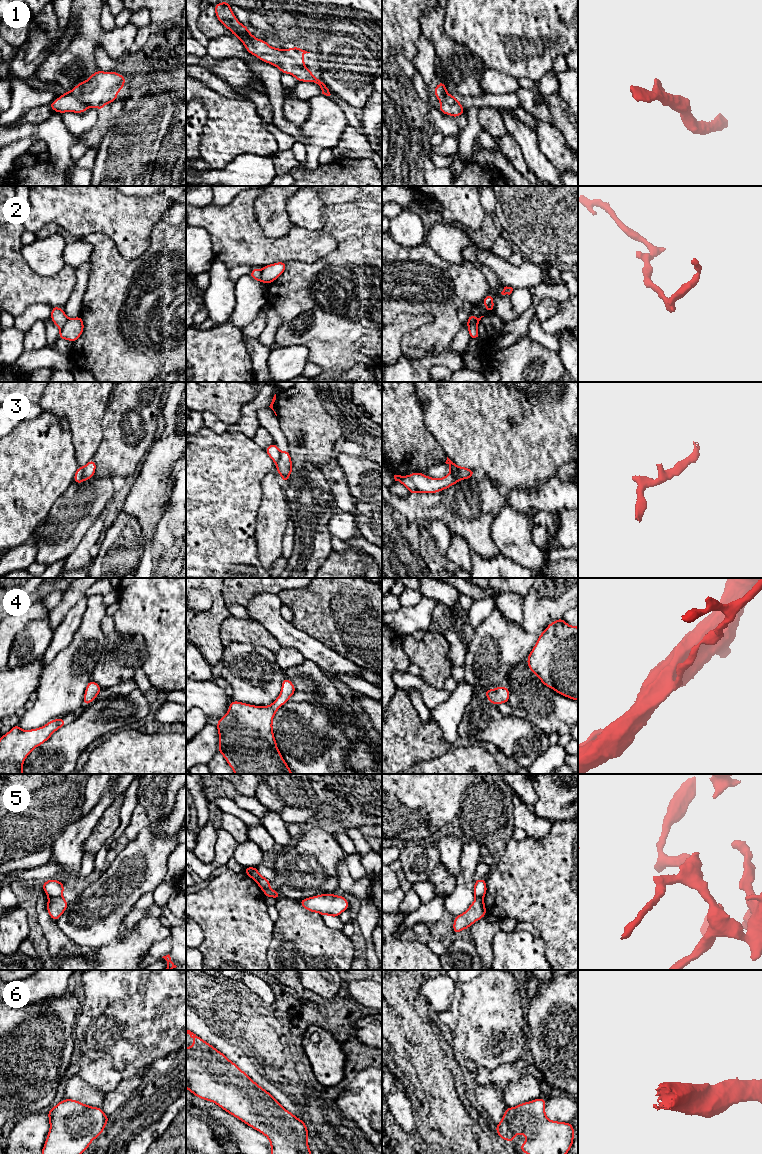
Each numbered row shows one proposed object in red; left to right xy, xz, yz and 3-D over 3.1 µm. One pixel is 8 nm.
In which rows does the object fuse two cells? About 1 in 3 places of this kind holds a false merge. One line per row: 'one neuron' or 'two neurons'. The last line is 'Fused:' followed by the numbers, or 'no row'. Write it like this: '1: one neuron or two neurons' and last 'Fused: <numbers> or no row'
1: one neuron
2: two neurons
3: two neurons
4: one neuron
5: two neurons
6: one neuron
Fused: 2, 3, 5

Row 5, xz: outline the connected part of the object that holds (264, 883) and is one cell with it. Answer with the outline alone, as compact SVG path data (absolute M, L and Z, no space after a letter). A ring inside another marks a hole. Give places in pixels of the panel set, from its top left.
M244 867L244 872L259 885L259 887L264 892L265 897L273 897L273 898L276 898L276 899L281 898L281 896L280 896L280 894L277 890L270 890L269 889L269 887L271 885L269 879L267 879L265 877L262 877L262 876L260 876L258 879L256 879L252 875L252 873L248 870L248 868L249 867Z

